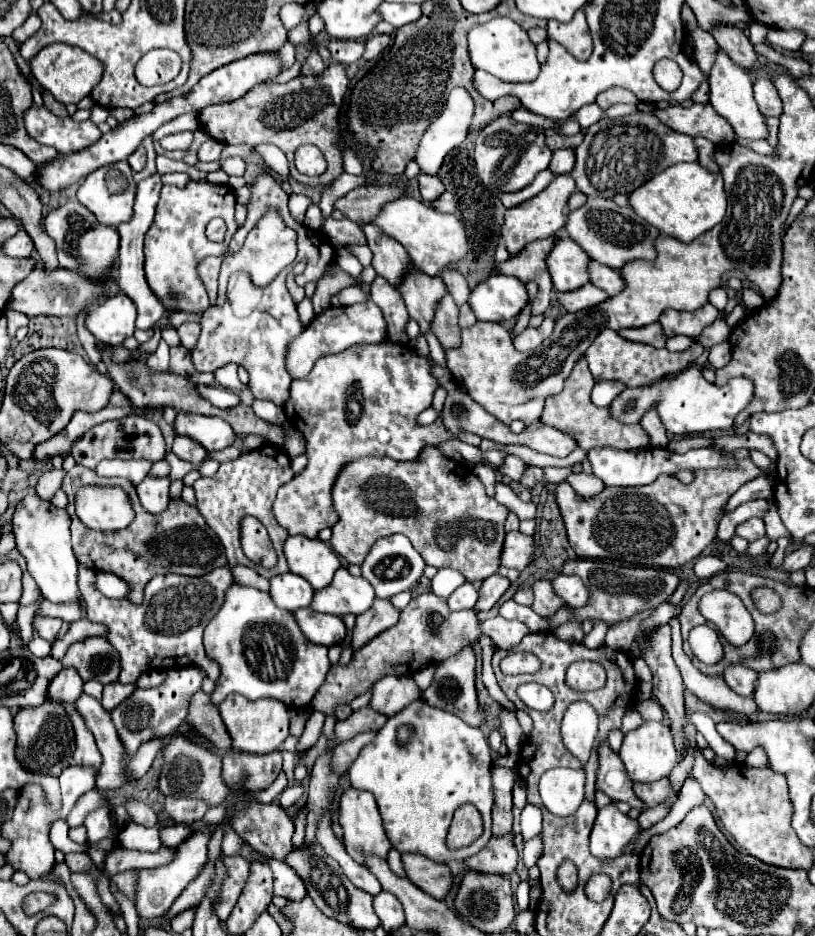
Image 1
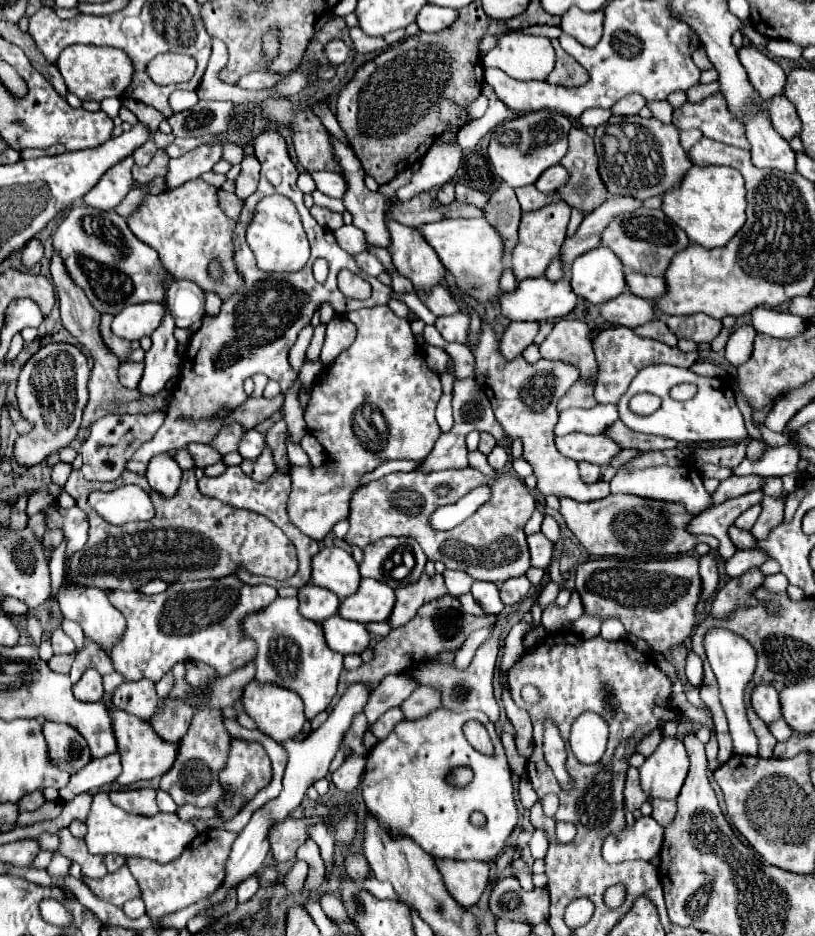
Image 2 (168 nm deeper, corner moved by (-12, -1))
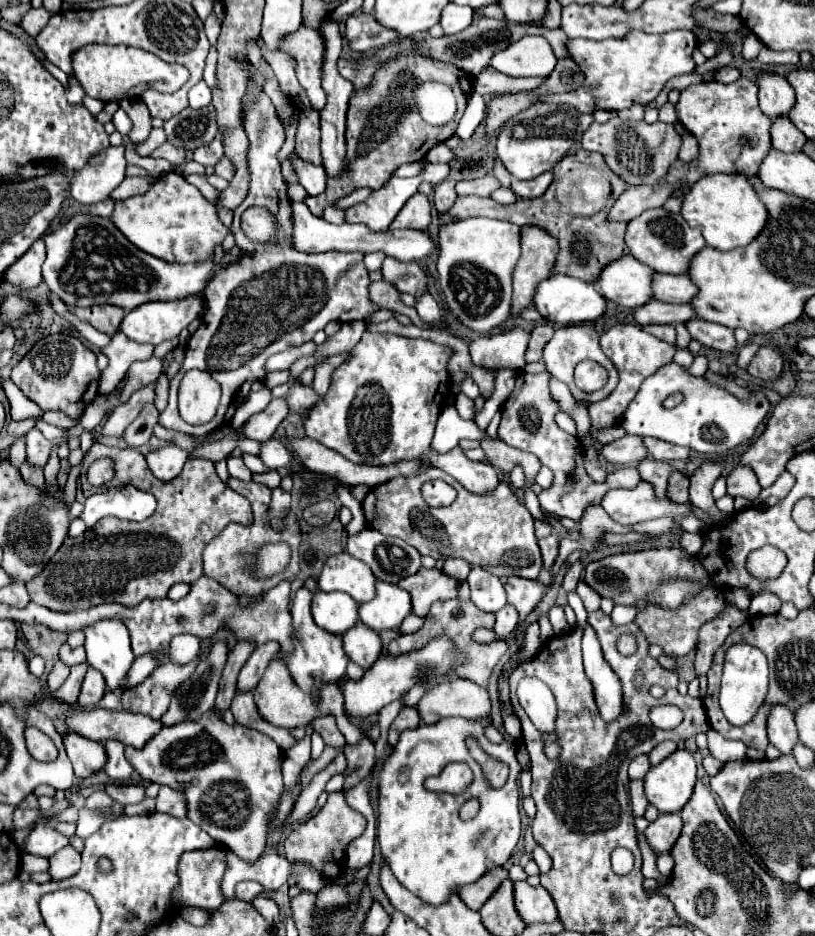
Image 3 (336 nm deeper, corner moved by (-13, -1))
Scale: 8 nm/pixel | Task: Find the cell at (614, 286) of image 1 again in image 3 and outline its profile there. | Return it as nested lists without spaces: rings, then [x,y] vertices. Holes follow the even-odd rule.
[[[655,273],[655,299],[659,299],[659,301],[691,303],[697,293],[699,293],[699,289],[689,279],[689,275],[671,277],[671,275],[663,275],[663,273]]]

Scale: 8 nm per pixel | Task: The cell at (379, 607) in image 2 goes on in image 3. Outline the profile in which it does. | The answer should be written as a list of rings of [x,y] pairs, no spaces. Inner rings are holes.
[[[377,581],[377,595],[359,607],[359,621],[373,631],[397,631],[409,613],[411,595],[393,583]]]

